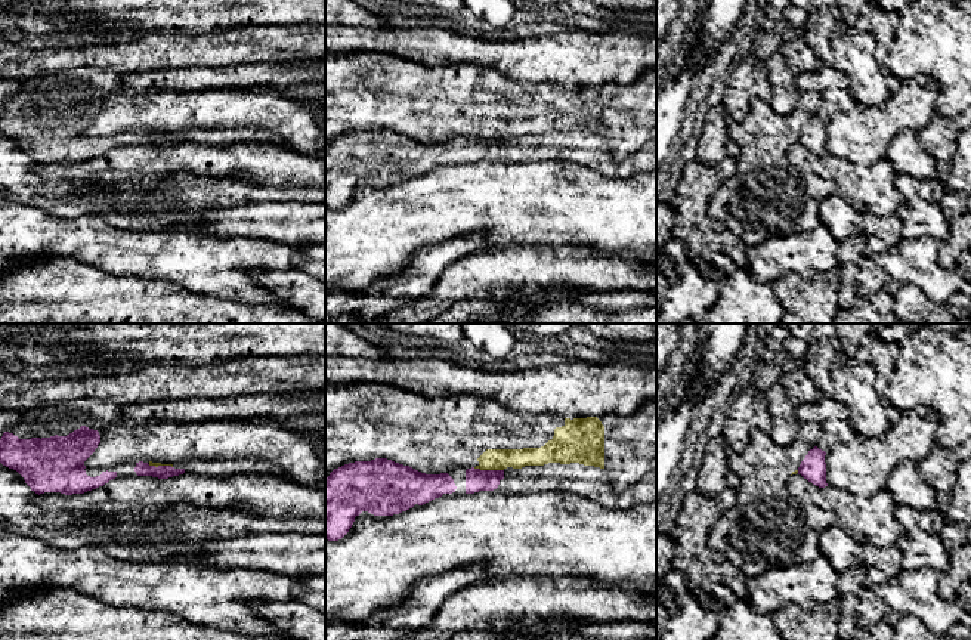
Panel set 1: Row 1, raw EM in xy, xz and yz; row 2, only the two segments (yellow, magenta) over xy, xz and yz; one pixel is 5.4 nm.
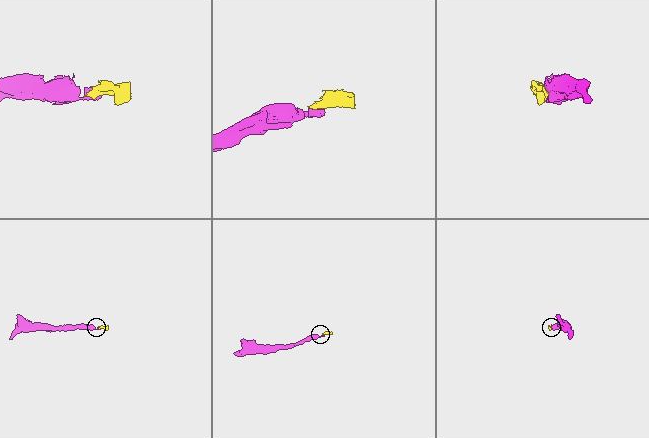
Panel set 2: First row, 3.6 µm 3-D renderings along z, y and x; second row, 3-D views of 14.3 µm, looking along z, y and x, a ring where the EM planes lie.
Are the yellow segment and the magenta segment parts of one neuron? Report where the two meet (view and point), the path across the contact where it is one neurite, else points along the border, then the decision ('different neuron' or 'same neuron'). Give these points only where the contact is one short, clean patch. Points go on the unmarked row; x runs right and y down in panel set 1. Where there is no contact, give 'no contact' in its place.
meets yellow in xz at (488, 138); border along xz (473, 136), (503, 139); different neuron

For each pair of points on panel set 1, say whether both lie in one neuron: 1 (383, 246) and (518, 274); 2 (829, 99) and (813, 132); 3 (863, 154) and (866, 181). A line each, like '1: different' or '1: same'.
1: different
2: same
3: different

